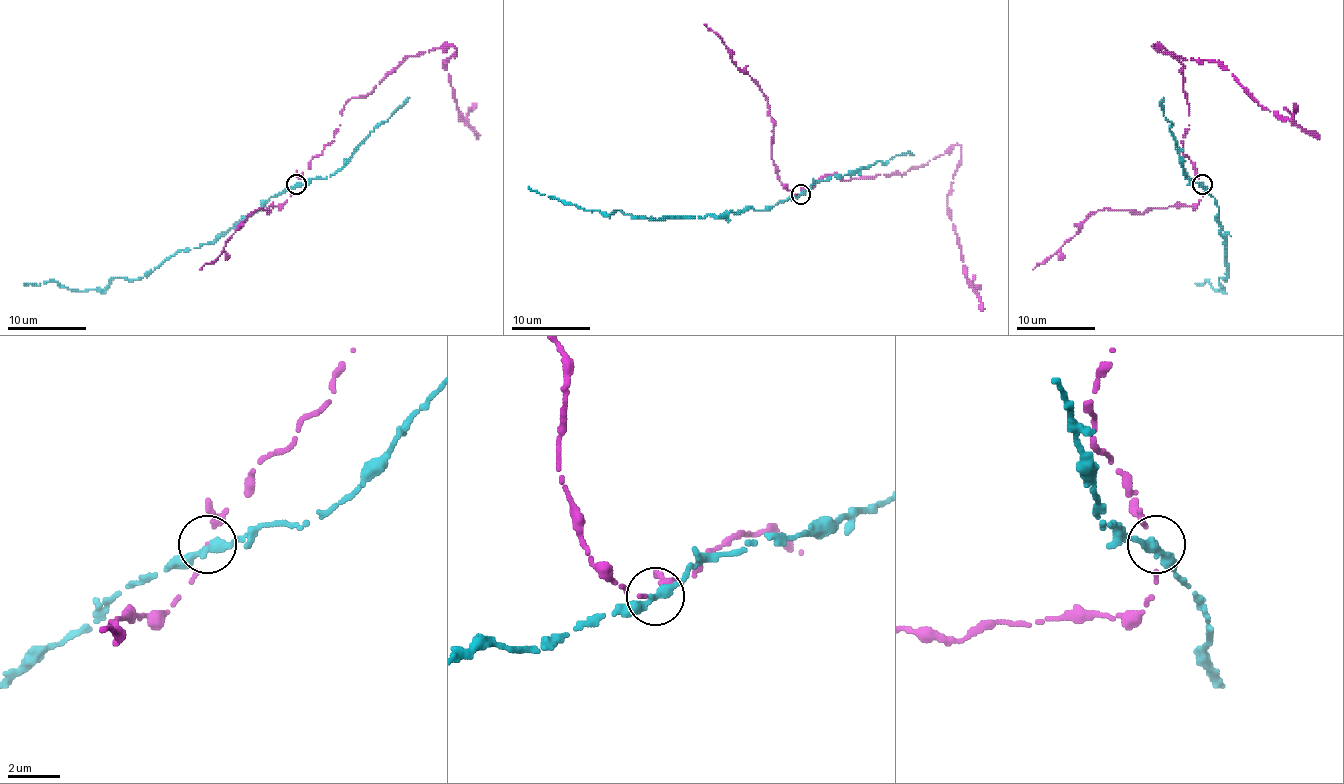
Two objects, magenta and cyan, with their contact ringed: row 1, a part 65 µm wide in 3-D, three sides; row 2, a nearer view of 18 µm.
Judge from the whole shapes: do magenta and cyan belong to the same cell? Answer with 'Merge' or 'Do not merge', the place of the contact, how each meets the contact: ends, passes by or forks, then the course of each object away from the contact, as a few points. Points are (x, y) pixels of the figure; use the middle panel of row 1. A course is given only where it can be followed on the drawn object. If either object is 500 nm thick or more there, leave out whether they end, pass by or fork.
Do not merge. Place: (800, 194). At the ring magenta passes by. At the ring cyan passes by. Course of magenta: (801, 194), (827, 174), (846, 180), (910, 170), (957, 145), (961, 163), (947, 196), (949, 212), (983, 311). Course of cyan: (801, 194), (763, 210), (744, 208), (702, 218), (649, 220), (619, 210), (607, 214), (584, 210), (528, 186)

